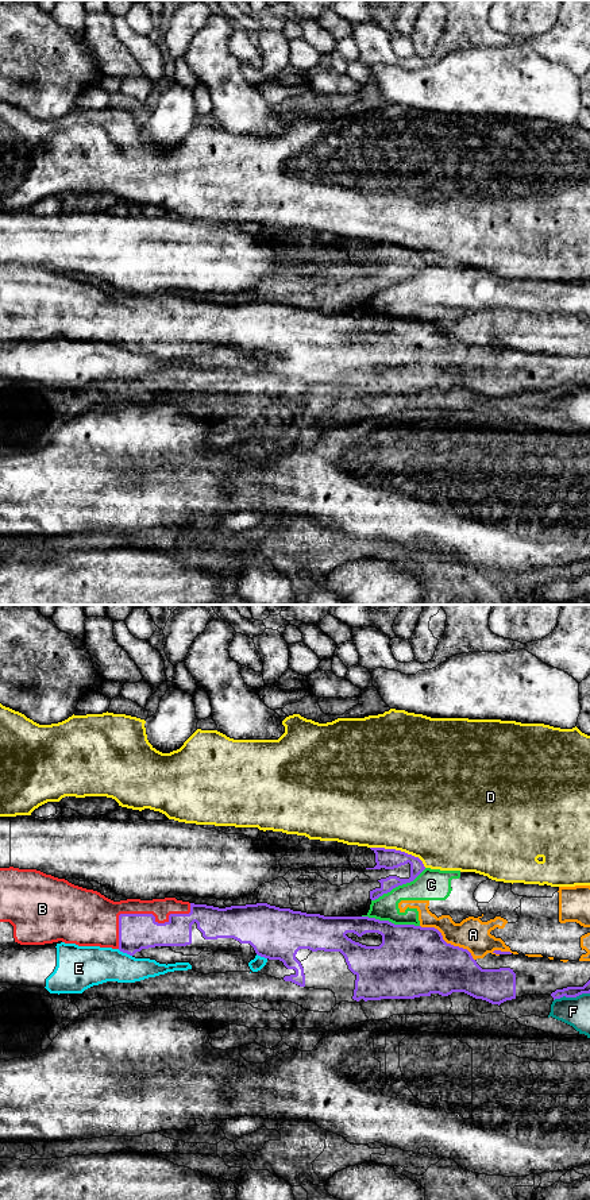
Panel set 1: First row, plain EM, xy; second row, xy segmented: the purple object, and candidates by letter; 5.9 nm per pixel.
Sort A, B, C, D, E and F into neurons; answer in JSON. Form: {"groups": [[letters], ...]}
{"groups": [["A", "C"], ["B"], ["D"], ["E"], ["F"]]}

